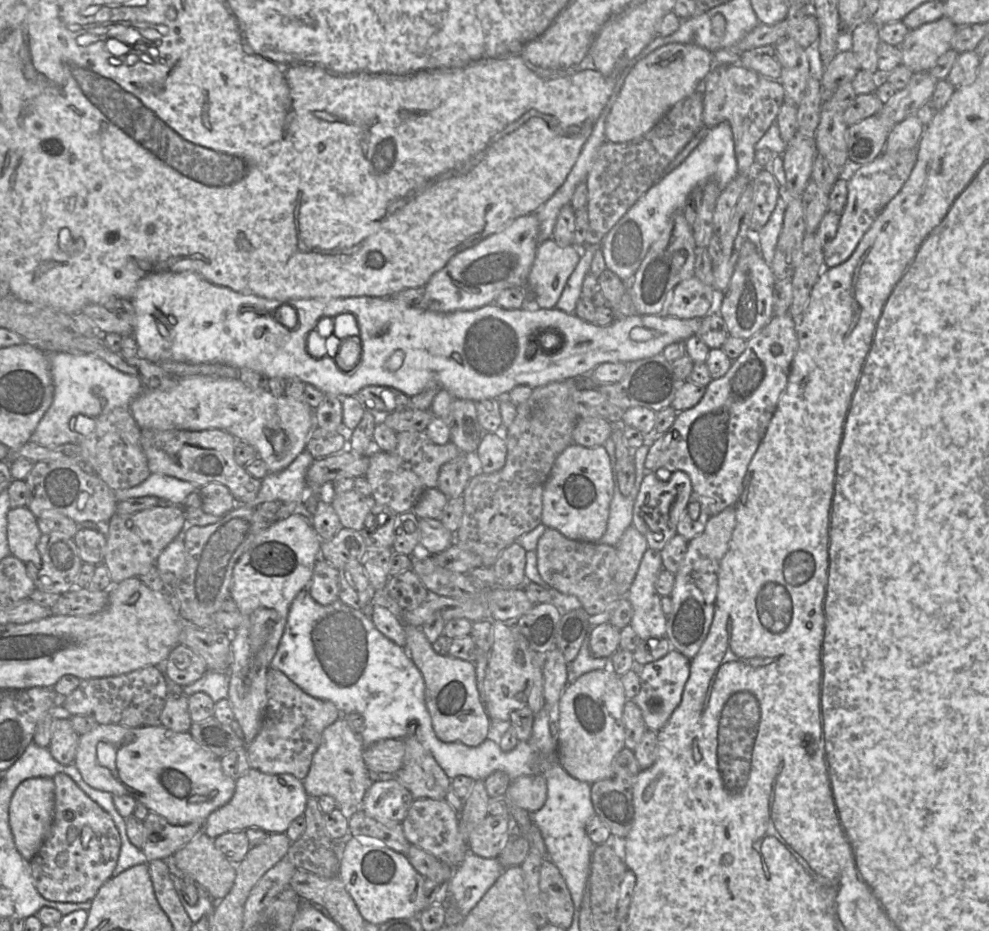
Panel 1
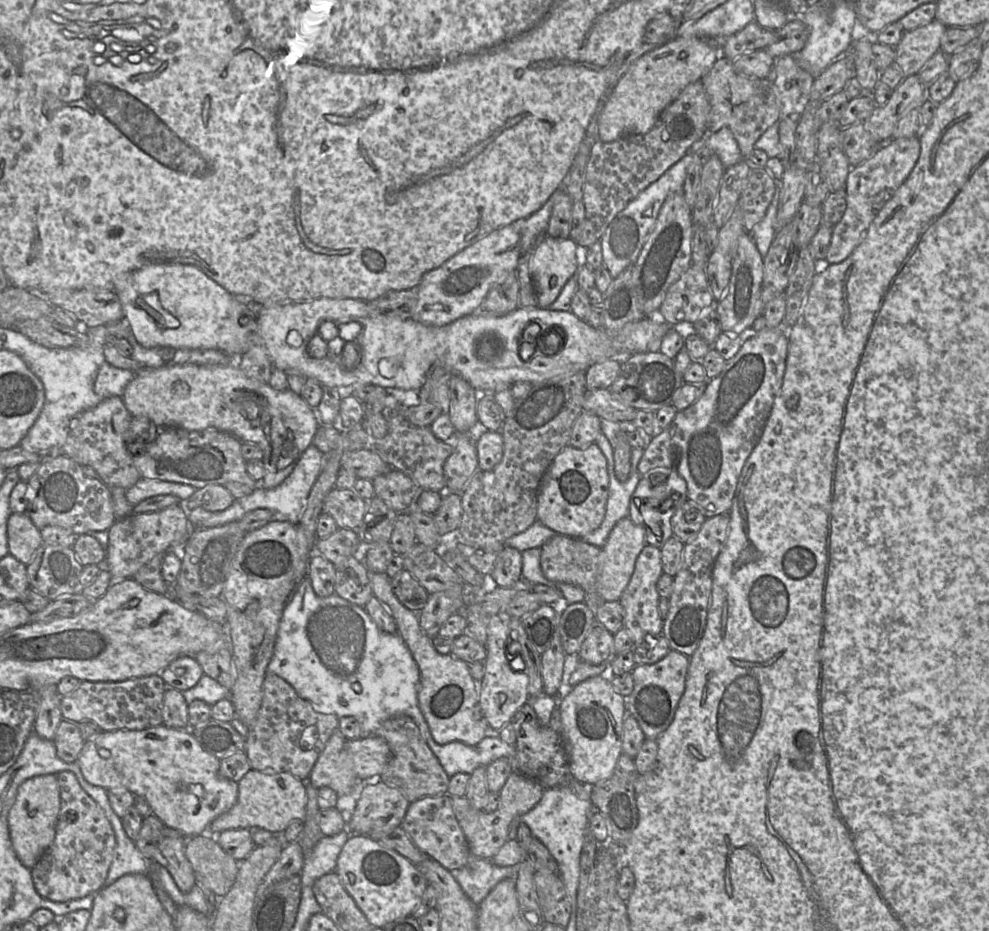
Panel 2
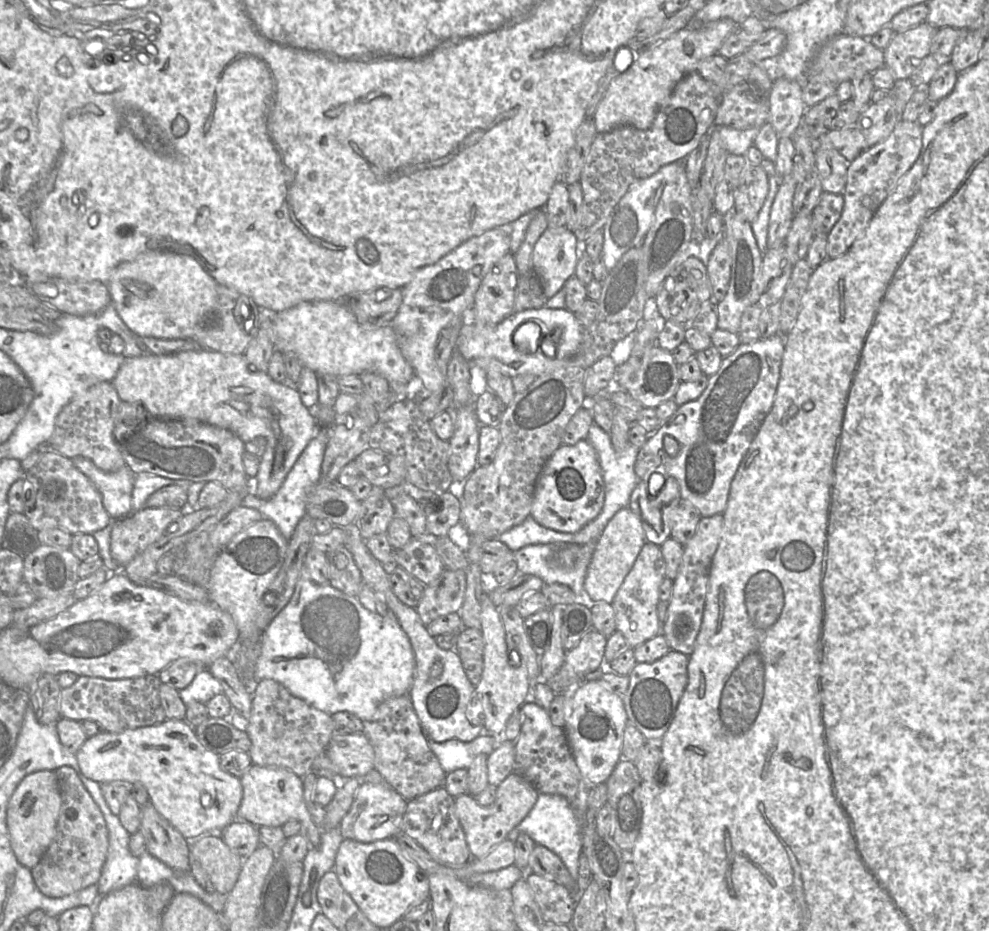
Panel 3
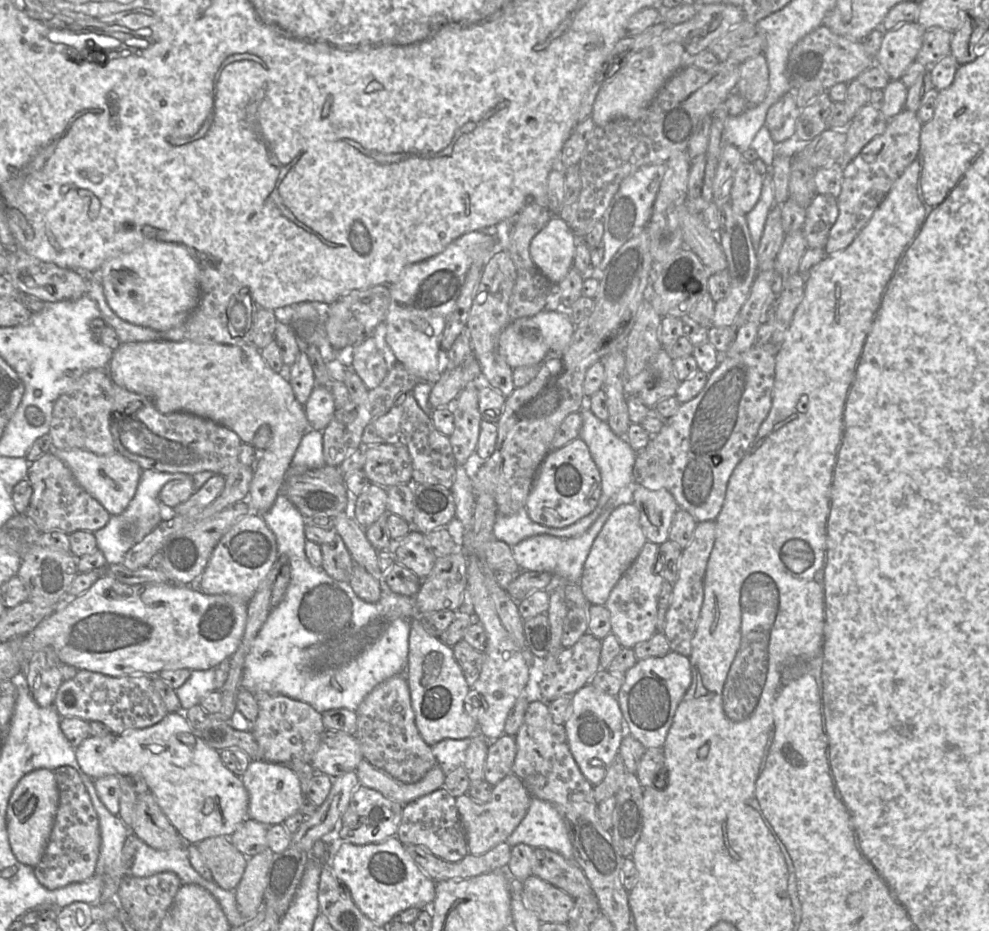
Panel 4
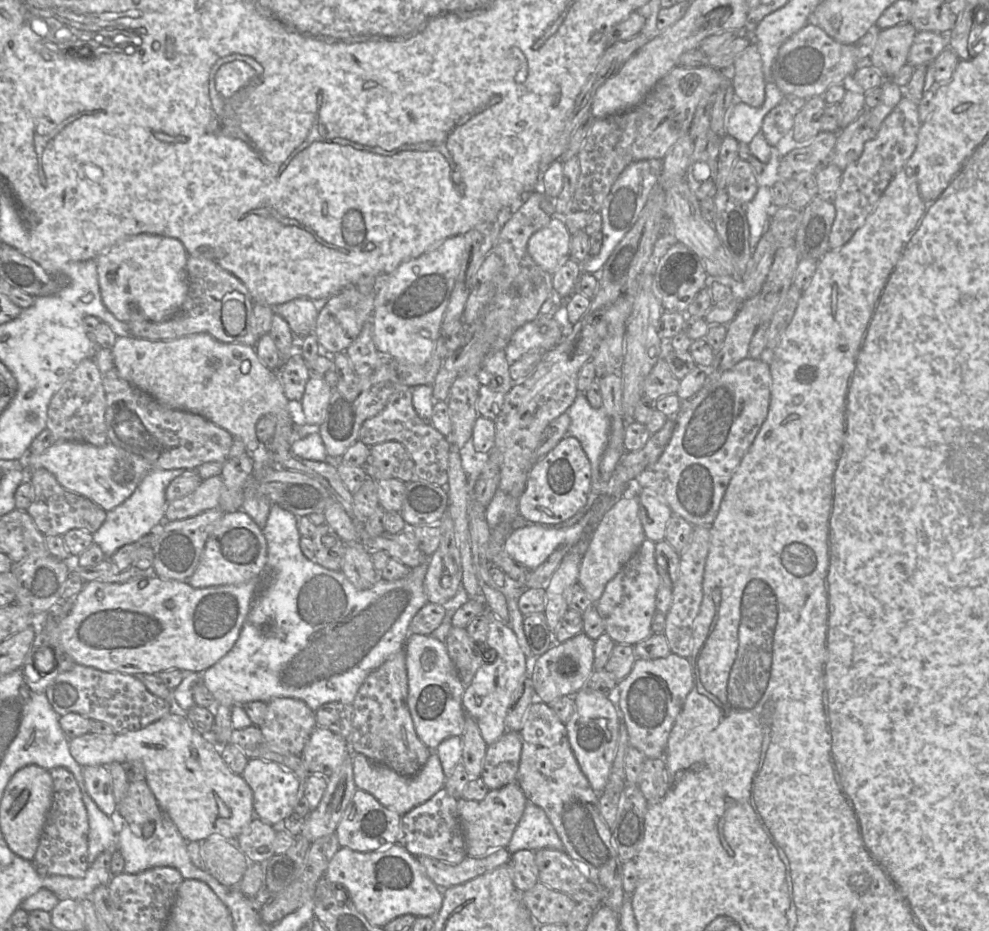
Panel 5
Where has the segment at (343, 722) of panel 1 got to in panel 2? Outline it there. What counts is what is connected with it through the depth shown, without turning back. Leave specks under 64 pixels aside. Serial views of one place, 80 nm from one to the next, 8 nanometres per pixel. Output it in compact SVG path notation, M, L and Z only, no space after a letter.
M338 730L328 740L307 780L316 789L330 787L339 797L358 794L363 781L357 776L345 749L346 741Z

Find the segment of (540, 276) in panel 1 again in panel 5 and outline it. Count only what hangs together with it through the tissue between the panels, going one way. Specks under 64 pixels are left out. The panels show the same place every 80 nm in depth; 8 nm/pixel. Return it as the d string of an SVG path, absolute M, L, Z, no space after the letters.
M556 212L547 226L534 233L528 242L528 252L545 271L554 274L570 257L572 235L563 217Z

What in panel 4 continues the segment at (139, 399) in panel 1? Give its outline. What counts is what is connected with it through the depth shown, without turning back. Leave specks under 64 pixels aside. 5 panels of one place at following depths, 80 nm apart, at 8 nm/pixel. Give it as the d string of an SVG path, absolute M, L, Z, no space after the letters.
M167 340L121 343L113 351L107 373L114 384L148 398L160 413L185 412L211 420L235 432L245 444L252 444L257 430L262 425L270 426L272 438L254 465L246 501L251 511L260 515L273 506L281 492L281 486L287 477L296 449L304 434L312 428L307 420L304 406L296 399L289 381L267 365L260 350L252 343L224 345Z

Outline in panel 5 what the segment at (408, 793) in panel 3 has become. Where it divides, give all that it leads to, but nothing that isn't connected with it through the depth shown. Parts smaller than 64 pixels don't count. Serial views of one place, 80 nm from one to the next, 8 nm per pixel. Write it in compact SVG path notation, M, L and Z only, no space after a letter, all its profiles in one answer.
M405 649L393 654L371 672L353 702L348 745L352 753L362 754L374 763L387 766L401 776L415 776L426 764L433 750L418 737L407 704L408 678Z

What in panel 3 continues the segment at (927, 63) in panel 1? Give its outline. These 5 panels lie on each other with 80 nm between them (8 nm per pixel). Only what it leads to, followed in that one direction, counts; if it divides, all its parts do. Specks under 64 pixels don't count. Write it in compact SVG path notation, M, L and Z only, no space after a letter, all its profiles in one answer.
M923 22L904 32L896 33L884 50L885 66L896 80L909 79L913 72L930 55L937 28Z

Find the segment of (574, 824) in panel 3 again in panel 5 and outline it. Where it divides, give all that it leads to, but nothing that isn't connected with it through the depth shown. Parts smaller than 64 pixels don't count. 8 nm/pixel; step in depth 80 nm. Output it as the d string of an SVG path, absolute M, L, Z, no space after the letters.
M527 801L506 848L511 854L523 849L534 852L544 848L564 851L564 845L546 813L531 801Z

